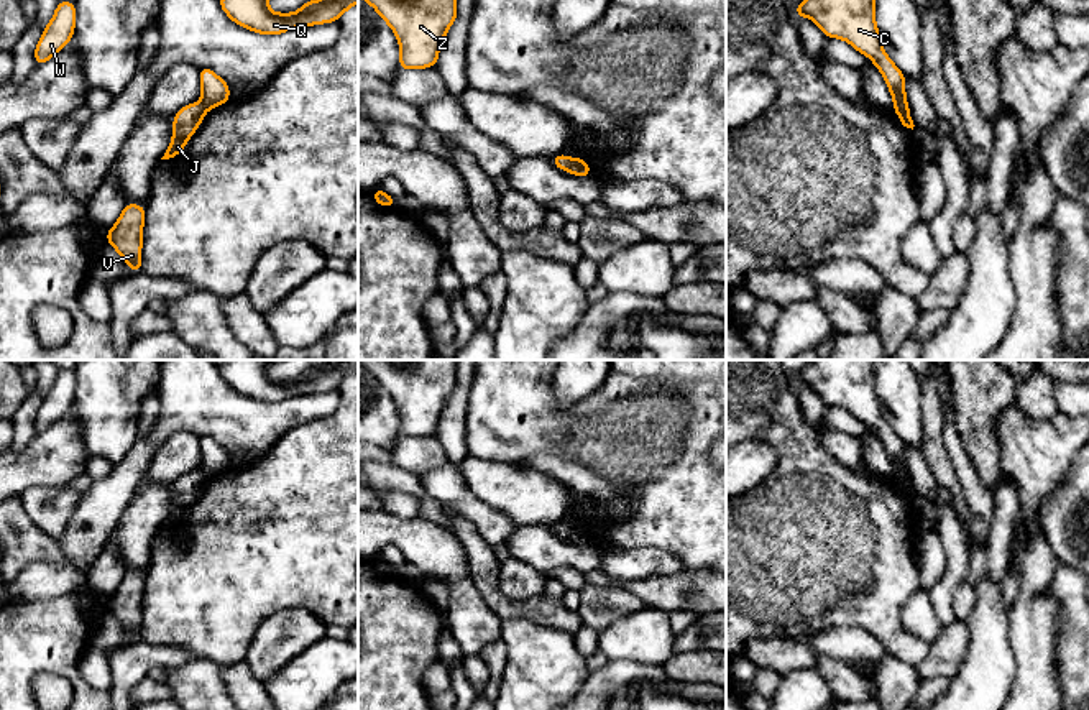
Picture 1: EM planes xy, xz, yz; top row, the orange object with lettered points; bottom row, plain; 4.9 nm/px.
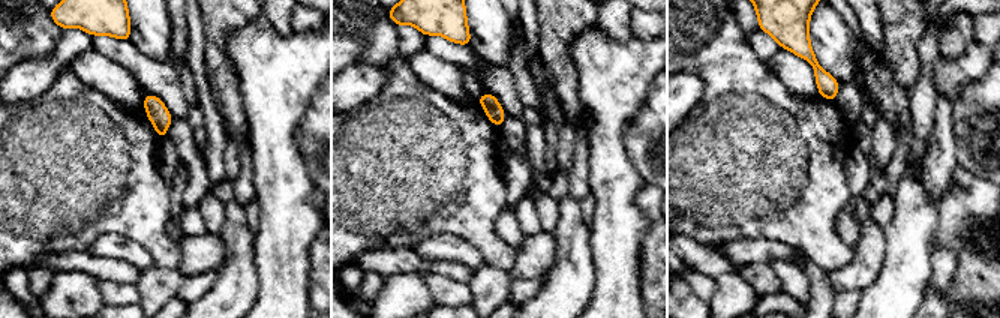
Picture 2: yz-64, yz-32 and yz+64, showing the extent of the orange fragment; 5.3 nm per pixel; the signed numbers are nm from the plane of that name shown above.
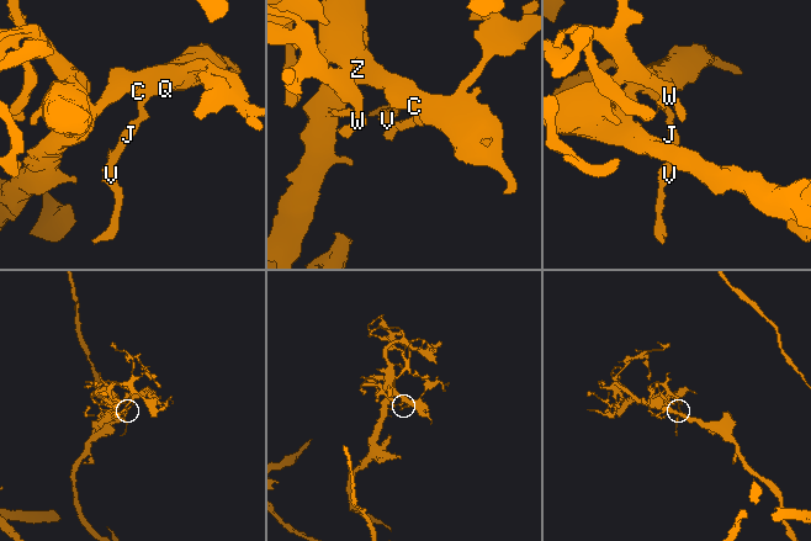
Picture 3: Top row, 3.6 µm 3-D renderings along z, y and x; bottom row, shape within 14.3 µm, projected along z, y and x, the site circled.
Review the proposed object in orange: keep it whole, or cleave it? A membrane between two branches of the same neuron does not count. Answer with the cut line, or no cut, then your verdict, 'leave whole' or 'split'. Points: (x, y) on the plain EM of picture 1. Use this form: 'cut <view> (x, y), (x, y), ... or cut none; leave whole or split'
cut yz (894, 474), (907, 479); split

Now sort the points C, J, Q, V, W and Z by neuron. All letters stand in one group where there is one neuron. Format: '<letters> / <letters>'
C Q W Z / J V

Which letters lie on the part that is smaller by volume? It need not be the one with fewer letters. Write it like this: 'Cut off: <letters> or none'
Cut off: J, V

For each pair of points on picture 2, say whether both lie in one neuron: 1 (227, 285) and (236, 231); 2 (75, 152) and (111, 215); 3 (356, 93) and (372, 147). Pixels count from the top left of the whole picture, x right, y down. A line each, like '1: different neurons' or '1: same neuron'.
1: same neuron
2: same neuron
3: different neurons

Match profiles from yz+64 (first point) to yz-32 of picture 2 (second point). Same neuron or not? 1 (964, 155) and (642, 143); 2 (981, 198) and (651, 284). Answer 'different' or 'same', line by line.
1: same
2: same

